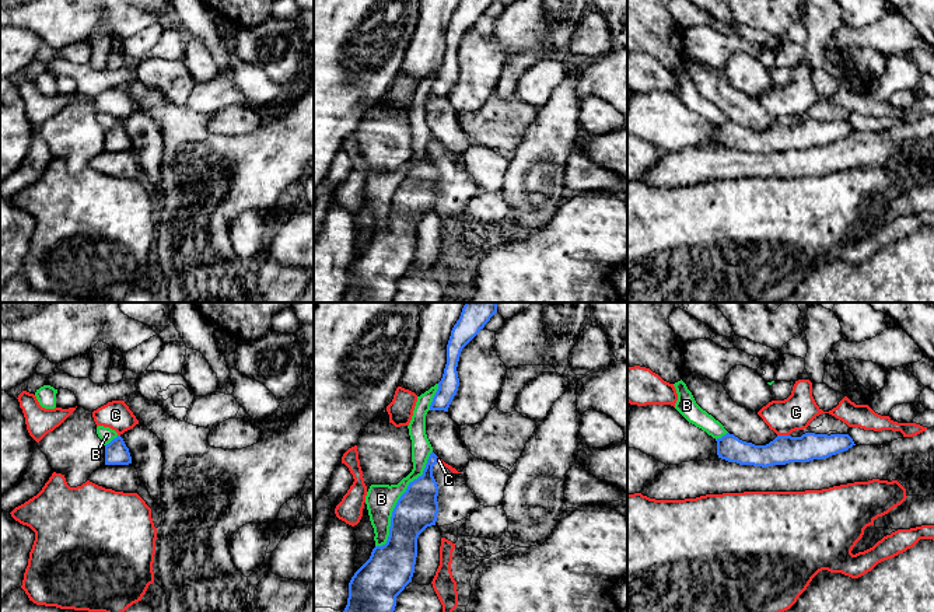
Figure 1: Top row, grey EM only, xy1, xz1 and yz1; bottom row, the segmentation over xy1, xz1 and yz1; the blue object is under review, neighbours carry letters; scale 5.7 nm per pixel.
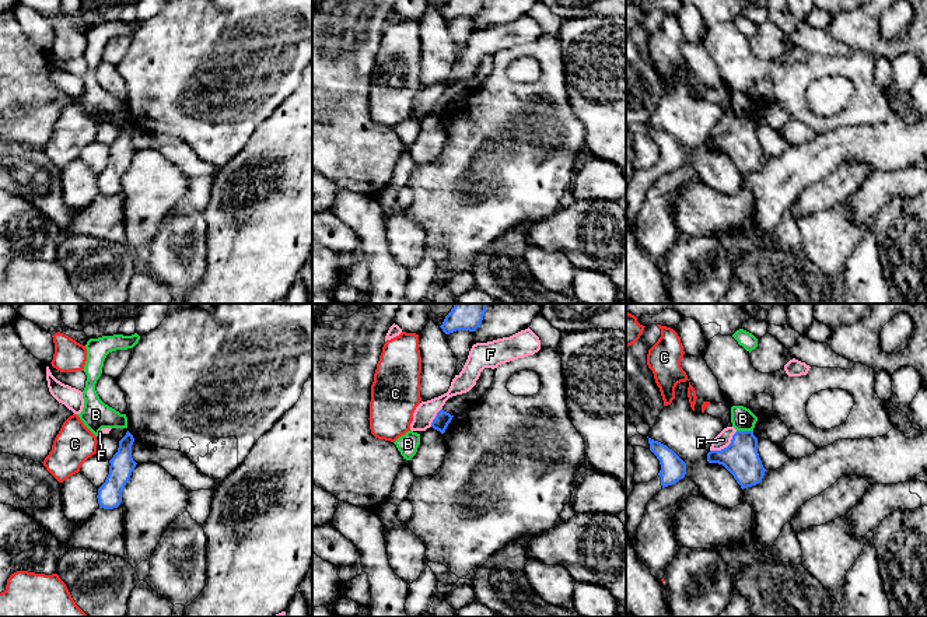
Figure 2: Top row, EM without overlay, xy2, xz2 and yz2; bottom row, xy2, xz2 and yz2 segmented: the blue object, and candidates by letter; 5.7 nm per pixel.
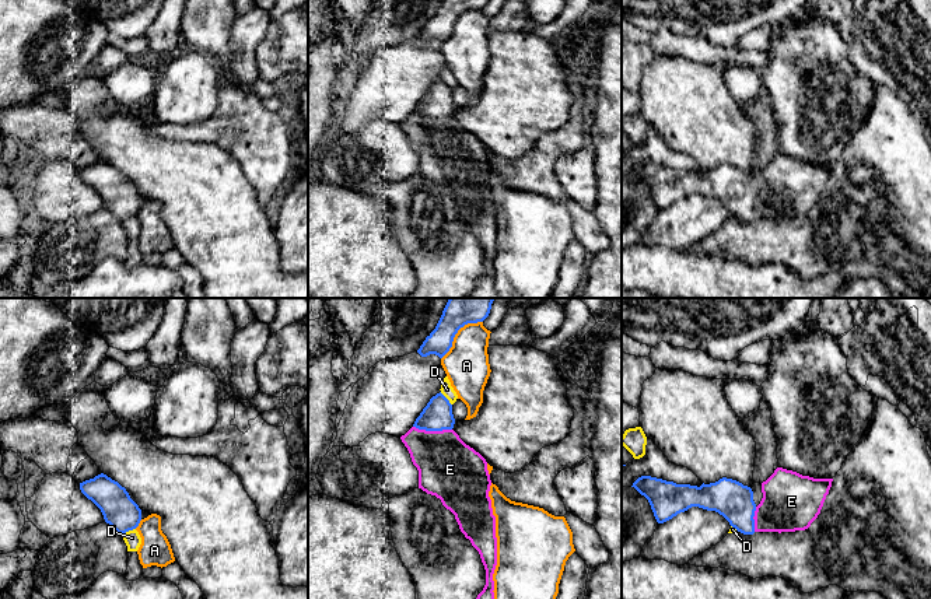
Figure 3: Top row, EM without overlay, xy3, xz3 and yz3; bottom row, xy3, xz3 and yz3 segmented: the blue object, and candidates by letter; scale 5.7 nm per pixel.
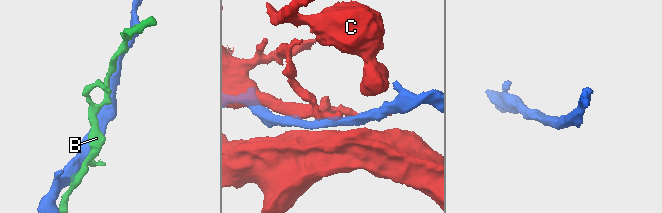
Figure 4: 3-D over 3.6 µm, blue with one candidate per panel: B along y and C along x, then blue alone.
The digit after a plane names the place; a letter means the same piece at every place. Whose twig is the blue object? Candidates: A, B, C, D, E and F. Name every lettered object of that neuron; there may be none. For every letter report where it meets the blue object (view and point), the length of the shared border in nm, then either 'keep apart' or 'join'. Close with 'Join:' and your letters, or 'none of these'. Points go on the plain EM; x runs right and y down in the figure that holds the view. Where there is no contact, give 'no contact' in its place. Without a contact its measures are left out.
A: xz3 (457, 18) | 320 nm | keep apart
B: xz1 (398, 186) | 650 nm | keep apart
C: yz1 (783, 122) | 70 nm | keep apart
D: xy3 (128, 217) | 90 nm | keep apart
E: xz3 (433, 116) | 220 nm | join
F: yz2 (727, 133) | 200 nm | keep apart
Join: E

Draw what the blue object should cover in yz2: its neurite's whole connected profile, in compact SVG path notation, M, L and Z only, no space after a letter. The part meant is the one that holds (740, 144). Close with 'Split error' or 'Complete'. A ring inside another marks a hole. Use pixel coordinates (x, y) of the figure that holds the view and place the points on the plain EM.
M737 118L727 134L707 140L707 148L723 151L742 176L759 171L766 158L753 118Z. Complete

